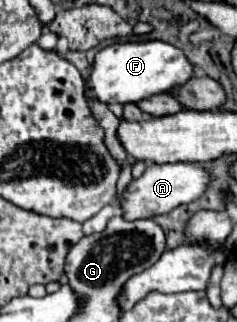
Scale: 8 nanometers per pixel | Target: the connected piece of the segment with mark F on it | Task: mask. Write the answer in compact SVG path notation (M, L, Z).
M135 41L135 43L115 43L105 47L95 55L95 61L91 65L91 75L87 79L87 97L99 99L103 103L137 103L143 99L149 99L157 93L169 93L173 89L179 89L189 79L193 79L193 63L187 59L187 55L165 41Z

